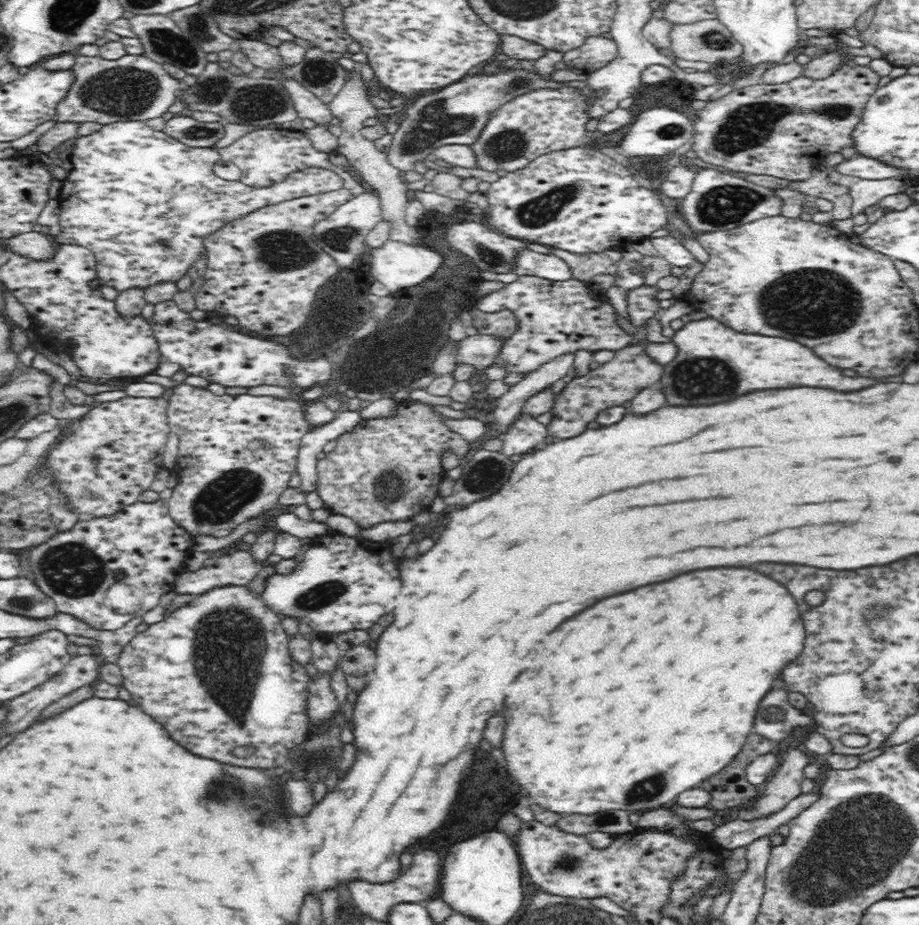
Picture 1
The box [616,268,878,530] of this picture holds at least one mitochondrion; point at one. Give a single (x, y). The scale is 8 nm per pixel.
(701, 378)

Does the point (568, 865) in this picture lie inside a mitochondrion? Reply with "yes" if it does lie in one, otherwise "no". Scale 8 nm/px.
yes

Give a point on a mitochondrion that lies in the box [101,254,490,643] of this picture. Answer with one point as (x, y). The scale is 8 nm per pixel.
(234, 490)

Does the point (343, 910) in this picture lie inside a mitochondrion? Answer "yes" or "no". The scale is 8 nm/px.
no

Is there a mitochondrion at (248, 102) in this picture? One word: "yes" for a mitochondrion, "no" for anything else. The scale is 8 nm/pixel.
yes

